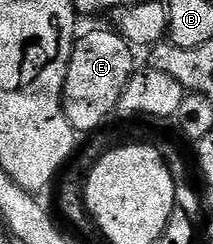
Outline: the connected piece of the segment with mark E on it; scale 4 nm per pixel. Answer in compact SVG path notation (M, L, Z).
M95 29L78 38L75 50L69 59L69 71L63 88L63 110L74 127L76 134L91 133L107 121L110 113L119 108L121 91L129 83L131 74L136 72L133 47L118 33L107 29Z

